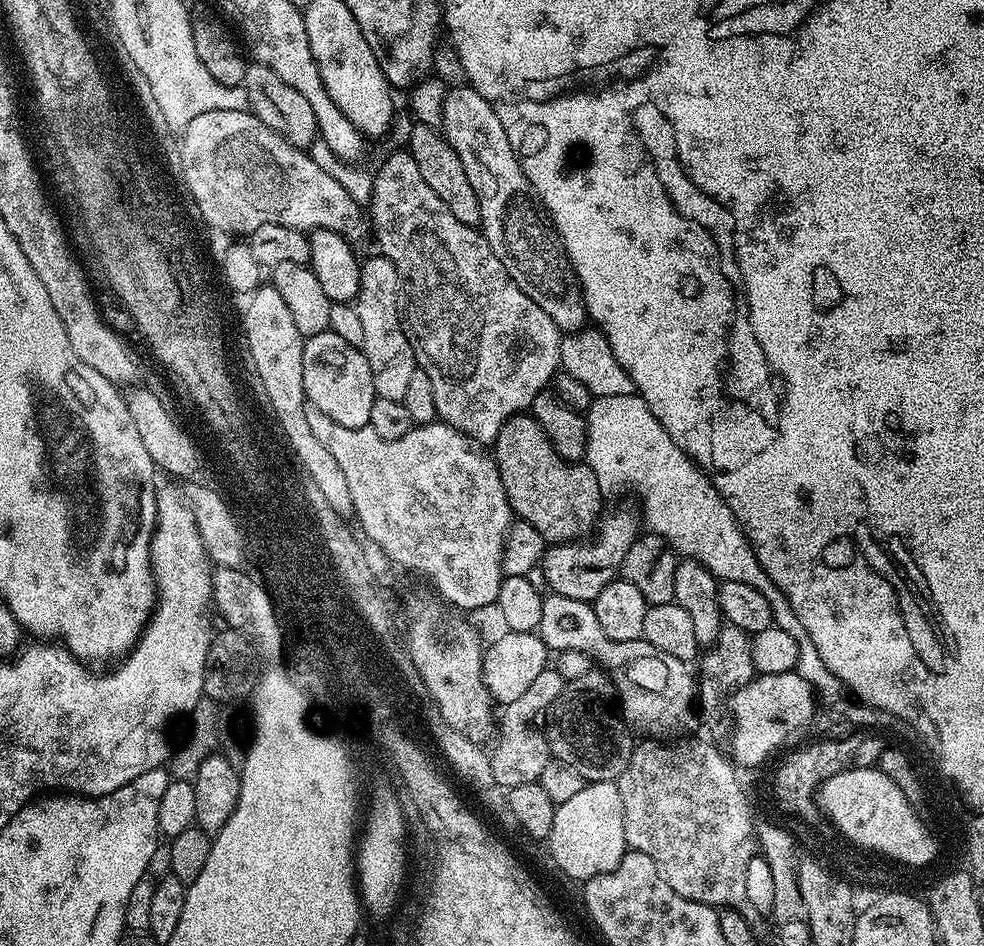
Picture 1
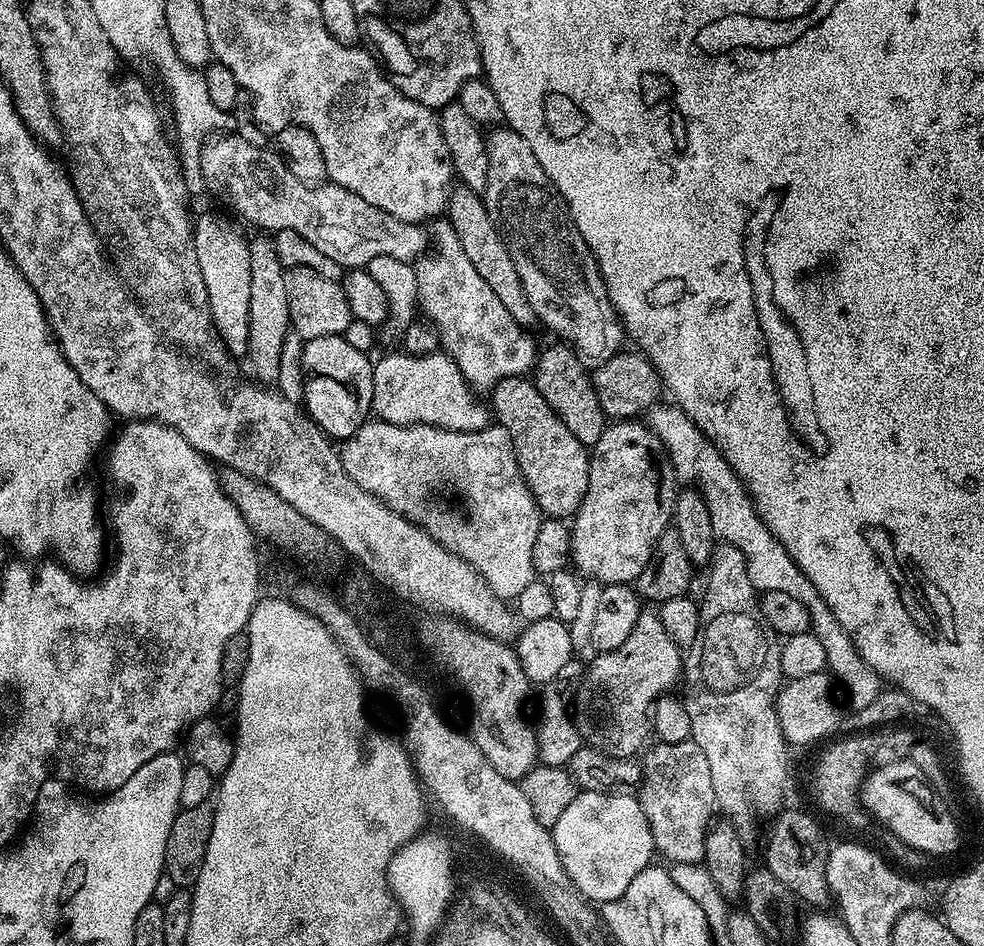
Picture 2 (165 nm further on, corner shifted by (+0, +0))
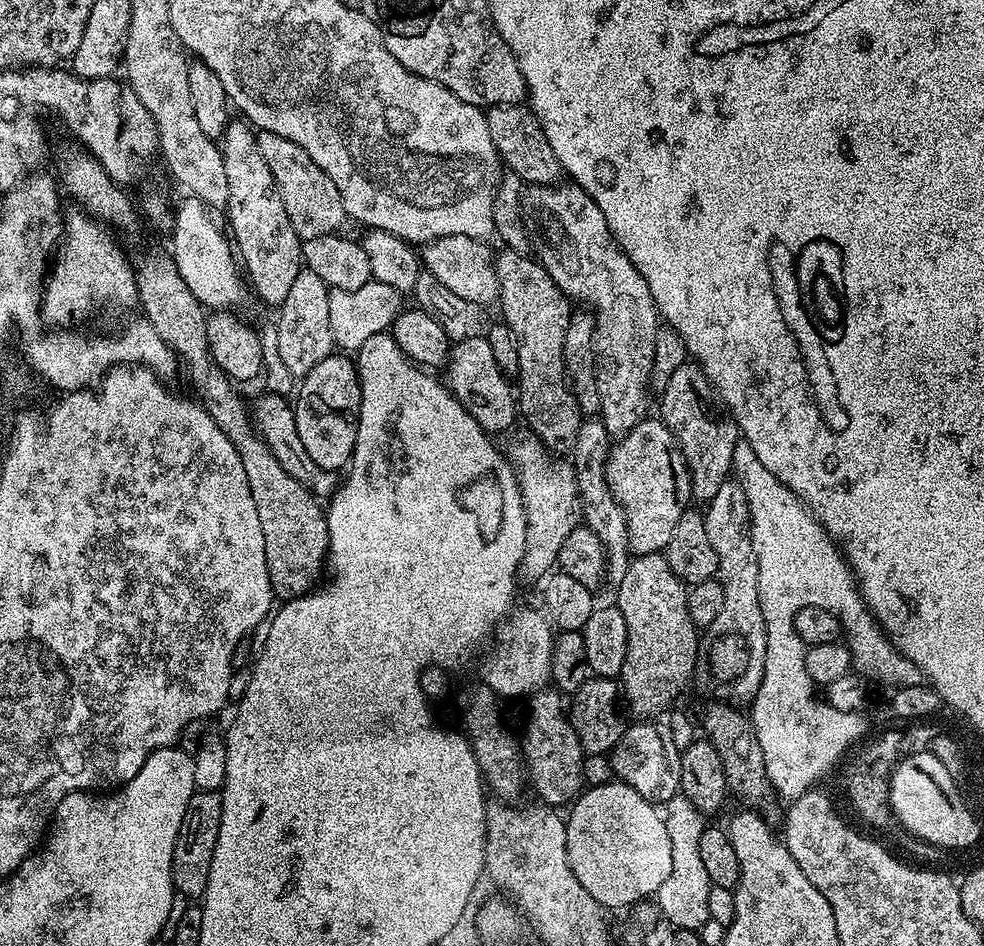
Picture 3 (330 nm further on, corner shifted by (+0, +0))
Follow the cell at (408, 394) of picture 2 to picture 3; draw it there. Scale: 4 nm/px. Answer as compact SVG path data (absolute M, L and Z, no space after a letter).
M469 334L462 340L451 345L448 363L446 365L448 391L455 396L456 401L471 414L489 434L504 432L515 420L518 420L518 396L510 385L509 377L498 366L494 359L494 350L490 350L487 335Z

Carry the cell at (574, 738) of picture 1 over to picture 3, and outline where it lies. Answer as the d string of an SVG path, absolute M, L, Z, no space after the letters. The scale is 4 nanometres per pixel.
M661 553L646 554L629 559L626 574L622 574L622 582L615 585L615 607L622 612L626 622L625 661L618 675L622 685L622 696L626 708L636 718L656 718L663 708L668 708L680 696L680 691L693 679L696 671L696 649L698 647L698 630L694 622L690 622L688 609L688 588L670 570L670 562Z

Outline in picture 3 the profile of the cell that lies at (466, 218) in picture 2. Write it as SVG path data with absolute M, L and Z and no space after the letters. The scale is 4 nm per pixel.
M500 250L494 256L496 273L500 283L500 299L498 309L502 322L511 328L512 336L516 339L518 350L518 412L521 417L528 419L527 427L537 434L545 434L552 428L552 412L564 412L576 408L576 398L572 395L568 371L564 365L564 343L566 342L566 326L574 311L573 301L569 300L561 288L546 274L540 261L522 252Z

